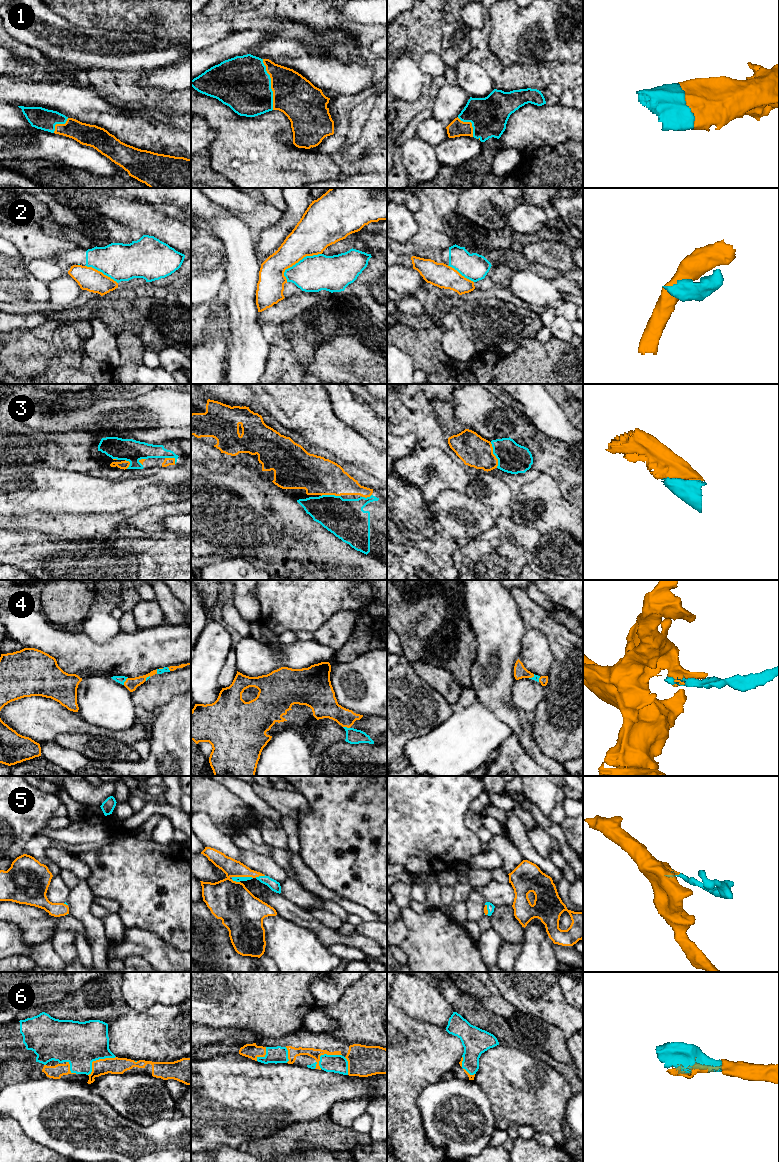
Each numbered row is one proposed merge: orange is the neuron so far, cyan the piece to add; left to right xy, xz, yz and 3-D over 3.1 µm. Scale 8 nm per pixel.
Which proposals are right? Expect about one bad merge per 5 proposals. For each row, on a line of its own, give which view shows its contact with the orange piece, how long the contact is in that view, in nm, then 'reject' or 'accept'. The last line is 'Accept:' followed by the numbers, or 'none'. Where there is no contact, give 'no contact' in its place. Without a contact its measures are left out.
1: meets orange in xz; contact 420 nm long; accept
2: meets orange in xz; contact 360 nm long; reject
3: meets orange in yz; contact 220 nm long; accept
4: meets orange in xy; contact 70 nm long; accept
5: meets orange in xz; contact 170 nm long; accept
6: meets orange in xz; contact 260 nm long; accept
Accept: 1, 3, 4, 5, 6

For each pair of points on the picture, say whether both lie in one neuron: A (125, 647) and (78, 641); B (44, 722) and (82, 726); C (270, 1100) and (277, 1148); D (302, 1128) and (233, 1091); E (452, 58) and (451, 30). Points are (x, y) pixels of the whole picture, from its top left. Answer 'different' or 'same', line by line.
A: same
B: same
C: different
D: different
E: same

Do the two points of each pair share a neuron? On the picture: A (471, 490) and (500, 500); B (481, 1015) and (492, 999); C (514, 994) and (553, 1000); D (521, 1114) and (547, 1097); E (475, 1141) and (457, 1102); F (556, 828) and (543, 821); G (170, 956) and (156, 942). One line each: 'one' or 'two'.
A: one
B: two
C: one
D: one
E: one
F: one
G: one

